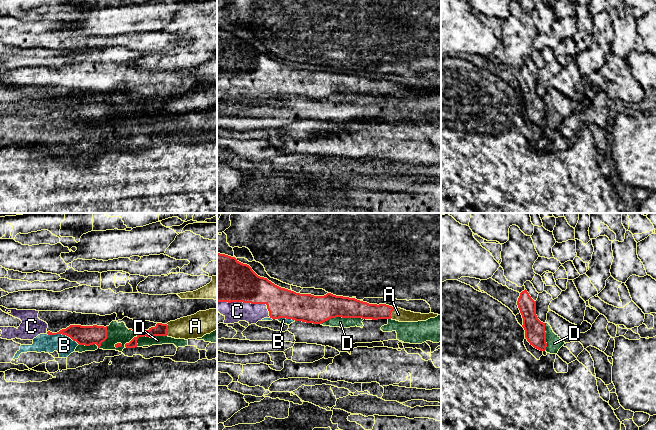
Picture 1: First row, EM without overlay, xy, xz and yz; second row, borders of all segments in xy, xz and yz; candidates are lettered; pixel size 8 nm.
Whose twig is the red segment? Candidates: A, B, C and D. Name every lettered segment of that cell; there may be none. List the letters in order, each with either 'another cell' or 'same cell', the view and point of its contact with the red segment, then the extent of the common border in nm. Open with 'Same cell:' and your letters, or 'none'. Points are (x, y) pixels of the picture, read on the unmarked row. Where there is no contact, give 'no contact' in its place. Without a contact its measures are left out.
Same cell: A, C
A: same cell; contact xy (167, 105); length 100 nm
B: another cell; contact xy (63, 110); length 280 nm
C: same cell; contact xz (248, 78); length 460 nm
D: another cell; contact xy (144, 111); length 360 nm

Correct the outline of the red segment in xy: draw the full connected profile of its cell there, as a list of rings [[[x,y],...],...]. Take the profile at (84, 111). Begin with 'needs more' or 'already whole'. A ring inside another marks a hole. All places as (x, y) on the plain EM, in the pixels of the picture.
already whole; [[[70,101],[57,109],[47,108],[48,111],[62,110],[70,113],[79,121],[90,122],[96,120],[100,124],[101,119],[107,115],[107,103],[104,102],[81,102]]]

